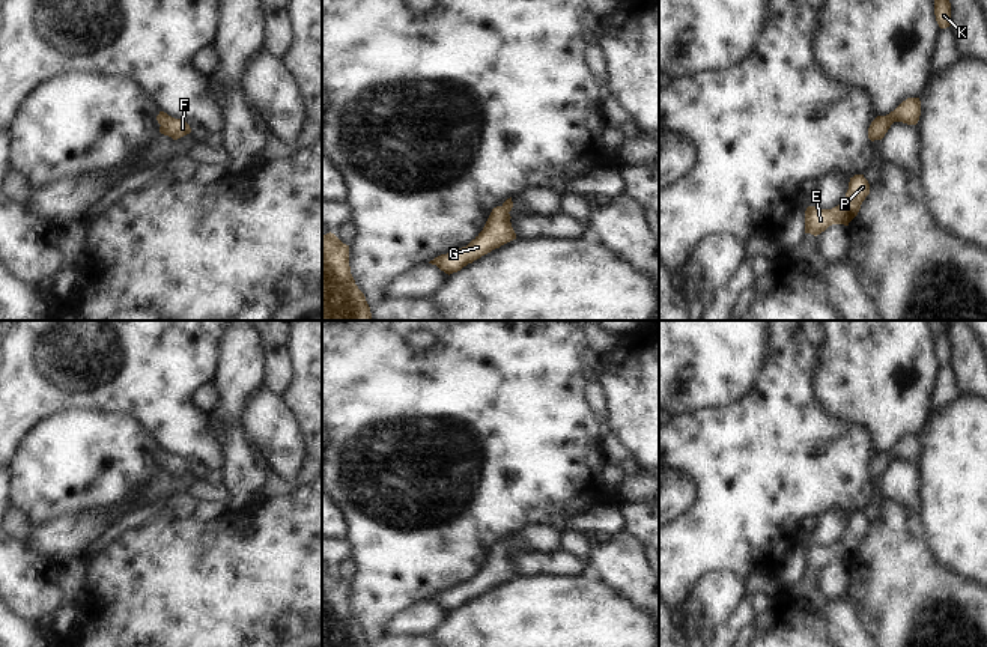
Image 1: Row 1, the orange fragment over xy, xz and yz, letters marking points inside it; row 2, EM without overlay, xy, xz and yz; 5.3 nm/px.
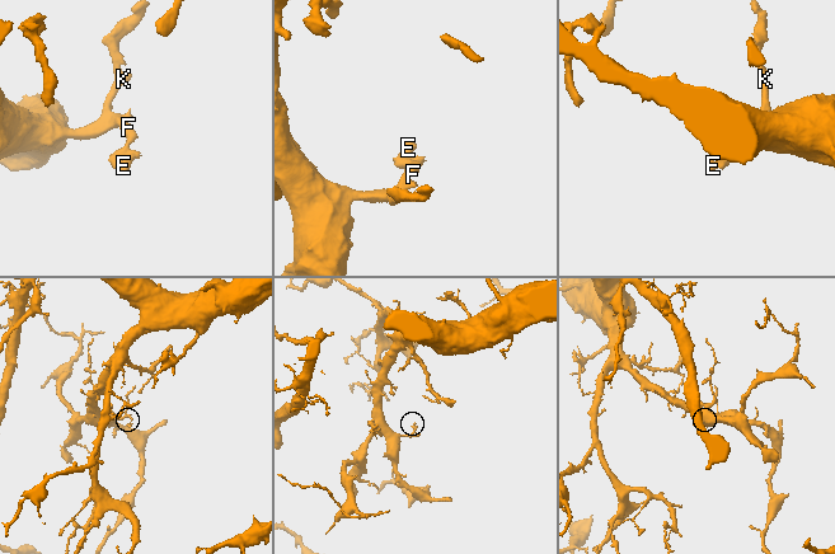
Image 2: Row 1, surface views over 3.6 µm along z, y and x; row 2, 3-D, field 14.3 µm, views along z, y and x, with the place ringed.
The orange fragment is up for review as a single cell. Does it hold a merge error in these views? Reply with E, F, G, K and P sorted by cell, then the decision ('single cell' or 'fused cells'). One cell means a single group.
groups E F G K P; single cell

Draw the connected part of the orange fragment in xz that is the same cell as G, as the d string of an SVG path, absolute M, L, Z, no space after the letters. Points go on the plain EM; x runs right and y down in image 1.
M510 534L501 543L492 546L483 567L466 584L441 591L429 600L436 602L450 612L492 587L516 576L516 570L510 560L512 554L509 551L512 545L513 539Z

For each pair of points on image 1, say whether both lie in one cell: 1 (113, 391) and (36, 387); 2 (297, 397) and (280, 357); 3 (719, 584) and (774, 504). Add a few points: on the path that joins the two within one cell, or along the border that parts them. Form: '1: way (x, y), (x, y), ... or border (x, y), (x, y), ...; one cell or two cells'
1: way (94, 391), (88, 393), (81, 387), (56, 387); one cell
2: border (289, 352), (292, 381), (282, 394); two cells
3: border (744, 578), (728, 571), (712, 571), (695, 584); two cells

